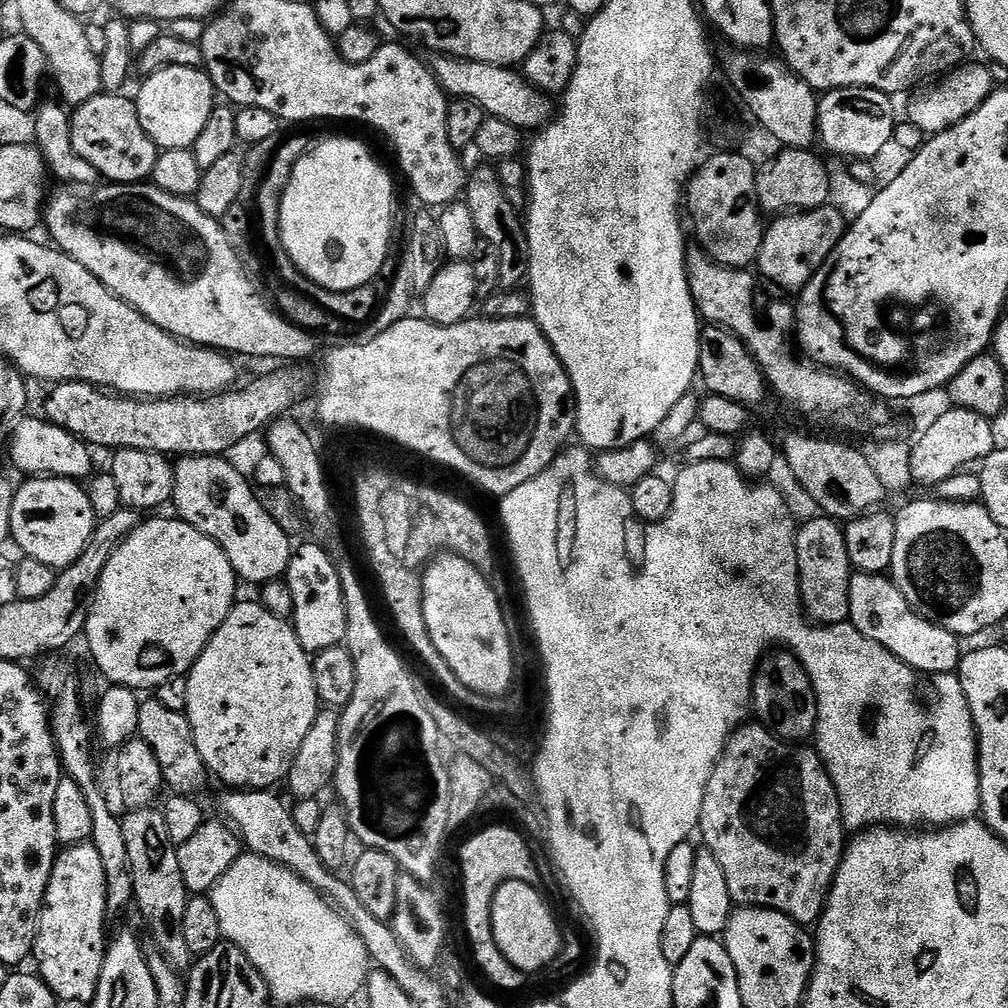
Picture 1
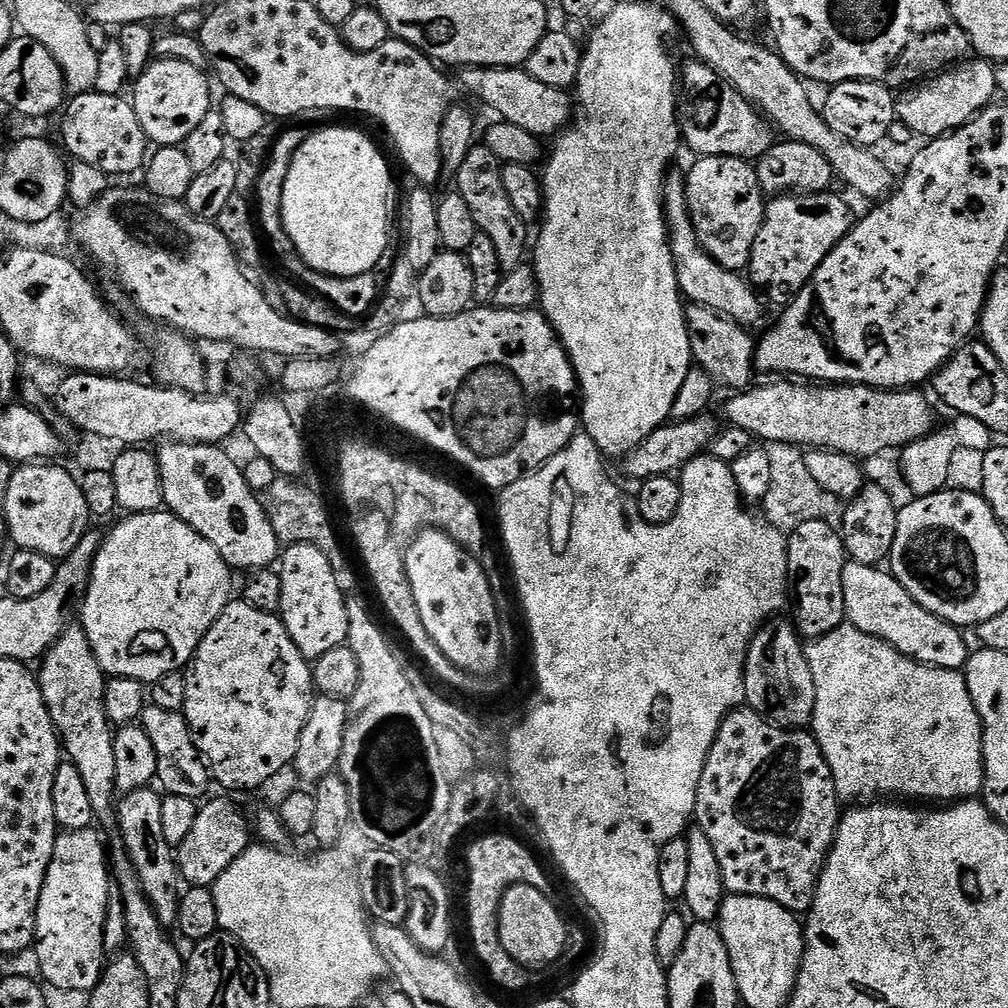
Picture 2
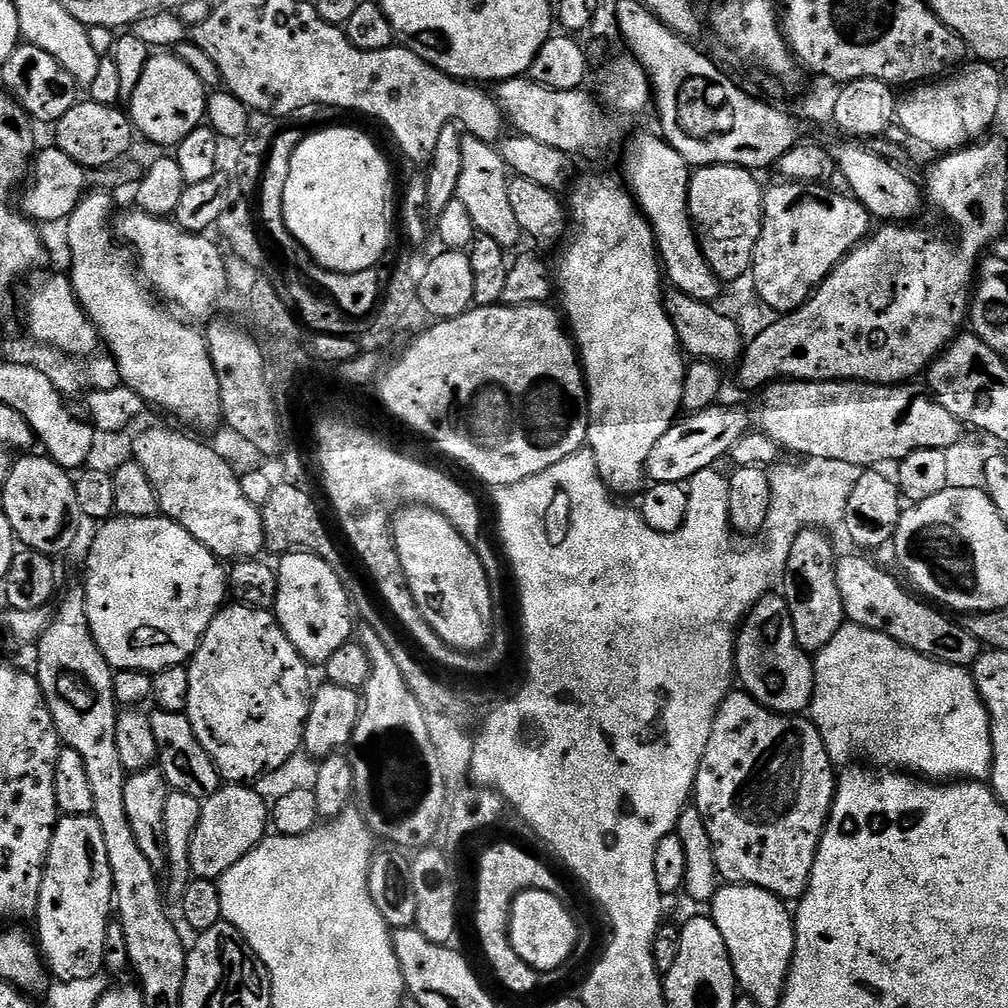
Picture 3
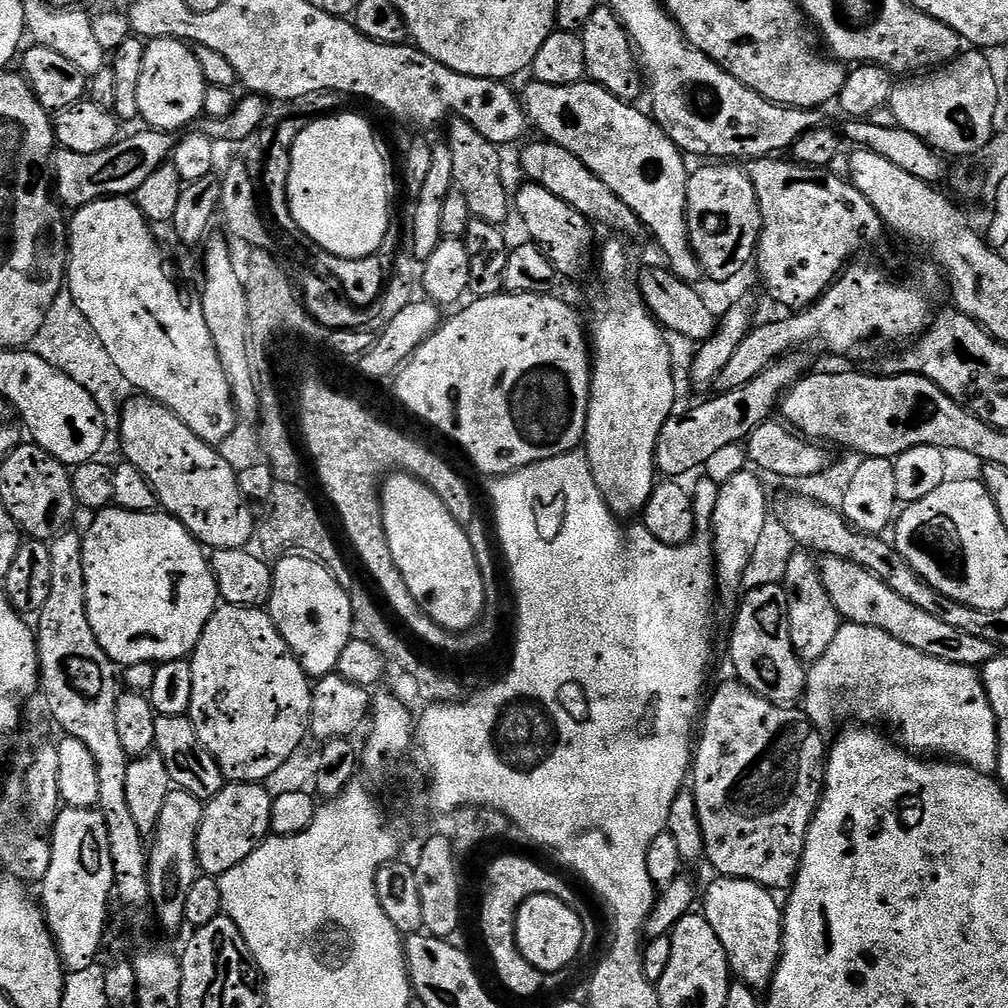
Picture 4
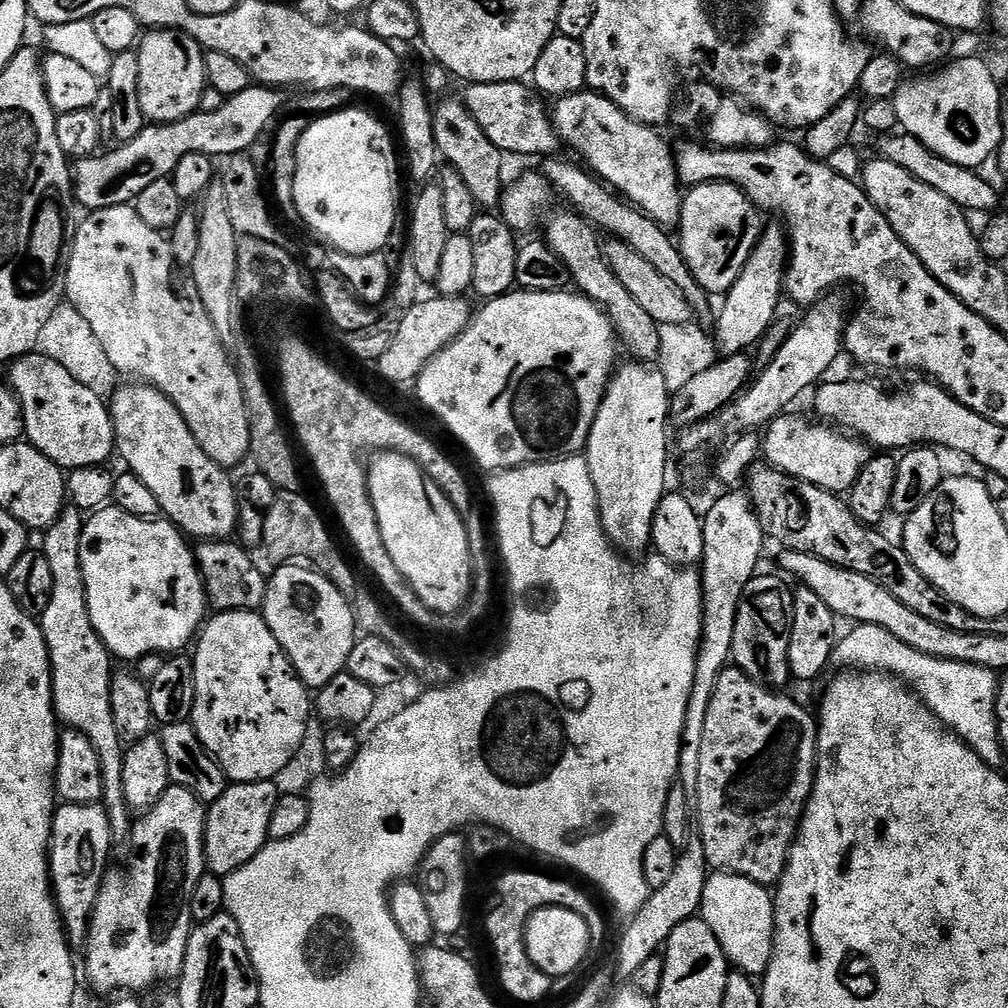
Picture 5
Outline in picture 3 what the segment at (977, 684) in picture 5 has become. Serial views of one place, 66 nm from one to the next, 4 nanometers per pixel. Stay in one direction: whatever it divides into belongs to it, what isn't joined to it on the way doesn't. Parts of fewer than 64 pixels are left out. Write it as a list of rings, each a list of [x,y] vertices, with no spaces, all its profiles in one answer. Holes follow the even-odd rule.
[[[845,626],[838,630],[838,634],[834,634],[834,638],[830,638],[830,642],[823,650],[815,653],[814,671],[816,673],[816,685],[812,691],[810,719],[819,730],[821,738],[824,739],[824,745],[830,754],[833,765],[848,766],[851,765],[848,764],[851,760],[860,760],[865,756],[872,763],[869,765],[875,766],[877,769],[899,770],[901,773],[911,774],[929,782],[972,782],[977,778],[984,778],[989,775],[990,725],[988,722],[988,708],[980,697],[980,691],[976,688],[976,677],[969,669],[950,666],[926,658],[922,654],[902,646],[894,638],[890,638],[881,632],[875,632],[869,628]]]

